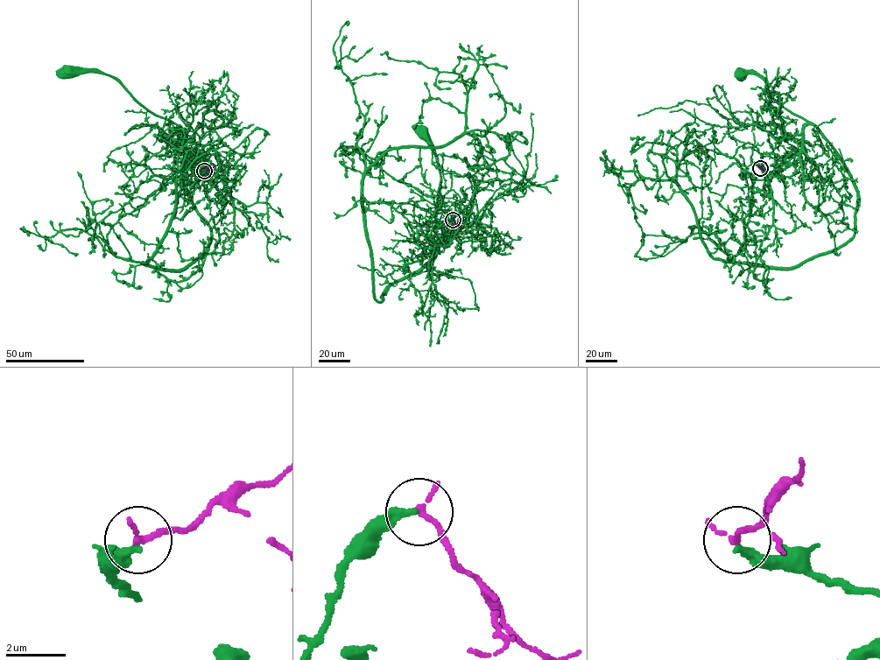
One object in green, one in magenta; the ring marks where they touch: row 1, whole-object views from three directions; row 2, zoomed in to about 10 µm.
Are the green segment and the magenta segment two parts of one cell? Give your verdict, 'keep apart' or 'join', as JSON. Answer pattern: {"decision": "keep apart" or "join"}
{"decision": "join"}

